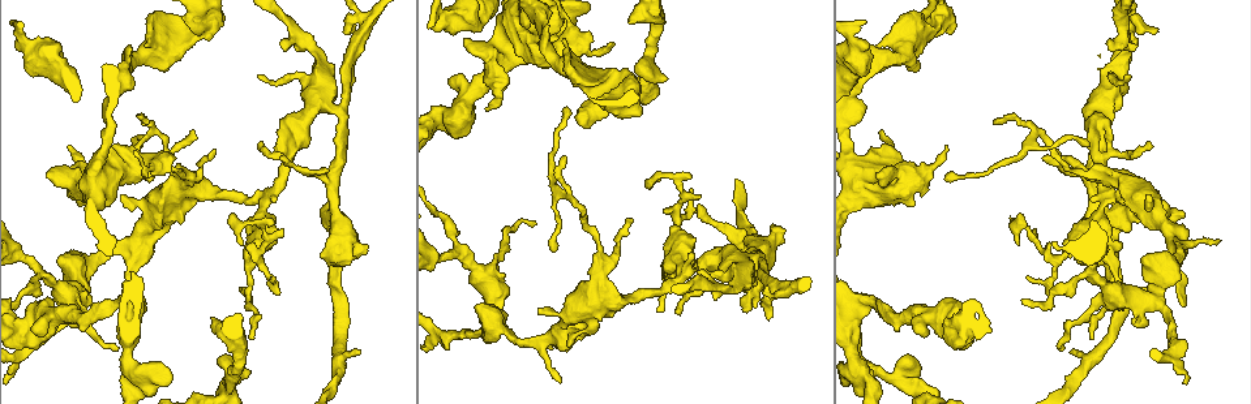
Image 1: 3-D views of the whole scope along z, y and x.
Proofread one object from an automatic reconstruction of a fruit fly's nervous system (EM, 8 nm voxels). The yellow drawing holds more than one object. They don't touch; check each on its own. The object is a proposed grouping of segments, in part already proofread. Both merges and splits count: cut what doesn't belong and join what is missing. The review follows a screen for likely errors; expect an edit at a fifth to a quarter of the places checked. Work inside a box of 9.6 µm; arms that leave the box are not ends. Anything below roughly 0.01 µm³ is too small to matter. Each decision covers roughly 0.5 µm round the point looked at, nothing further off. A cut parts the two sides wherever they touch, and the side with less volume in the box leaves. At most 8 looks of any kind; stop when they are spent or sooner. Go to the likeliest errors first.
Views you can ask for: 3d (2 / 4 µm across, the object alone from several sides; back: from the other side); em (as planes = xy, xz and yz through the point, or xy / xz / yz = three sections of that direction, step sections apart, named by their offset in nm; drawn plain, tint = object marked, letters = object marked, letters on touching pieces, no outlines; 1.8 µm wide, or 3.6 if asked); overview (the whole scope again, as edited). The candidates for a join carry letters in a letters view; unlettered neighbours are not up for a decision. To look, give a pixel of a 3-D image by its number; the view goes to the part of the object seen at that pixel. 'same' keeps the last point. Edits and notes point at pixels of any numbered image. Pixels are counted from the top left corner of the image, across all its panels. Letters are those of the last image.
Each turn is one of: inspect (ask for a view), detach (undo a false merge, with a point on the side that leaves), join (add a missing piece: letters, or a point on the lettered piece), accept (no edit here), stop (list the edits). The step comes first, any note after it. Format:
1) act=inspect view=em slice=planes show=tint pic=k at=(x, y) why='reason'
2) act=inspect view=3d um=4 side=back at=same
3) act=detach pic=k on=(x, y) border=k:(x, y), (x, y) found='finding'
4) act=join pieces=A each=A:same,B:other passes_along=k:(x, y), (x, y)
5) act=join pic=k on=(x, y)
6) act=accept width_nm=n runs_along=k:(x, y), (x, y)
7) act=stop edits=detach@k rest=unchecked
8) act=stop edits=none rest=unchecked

act=inspect view=3d um=4 side=back pic=1 at=(323, 104) why='sharp bend'

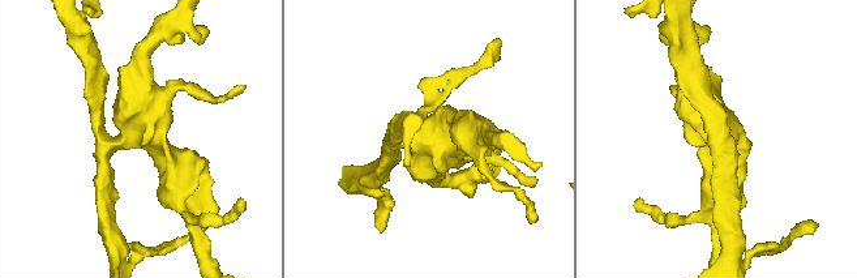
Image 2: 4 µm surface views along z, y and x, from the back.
act=inspect view=em um=3.6 slice=yz step=8 show=tint pic=2 at=(136, 130) why='shape alone is not enough'

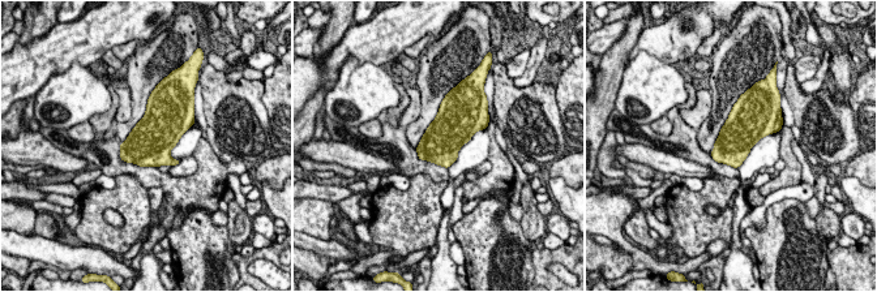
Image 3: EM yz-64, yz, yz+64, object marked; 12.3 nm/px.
act=inspect view=em um=3.6 slice=planes show=letters at=same

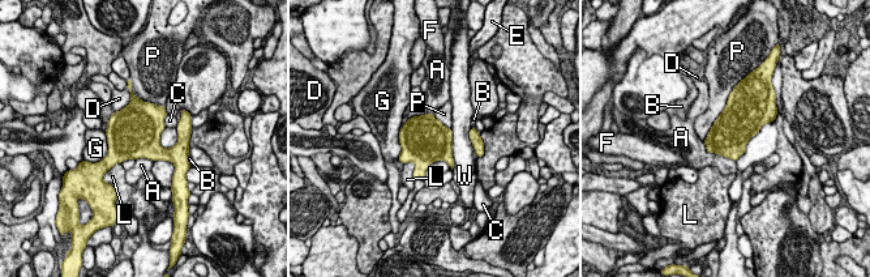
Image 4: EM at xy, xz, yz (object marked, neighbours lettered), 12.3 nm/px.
act=accept each=A:other,B:other,C:other,D:other,E:other,F:other,G:other,L:other,P:other,W:other border=4:(729, 94), (723, 111), (703, 141) found='one neuron here'

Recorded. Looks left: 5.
act=inspect view=em um=3.6 slice=planes show=letters pic=1 at=(524, 47) why='sudden change in width'

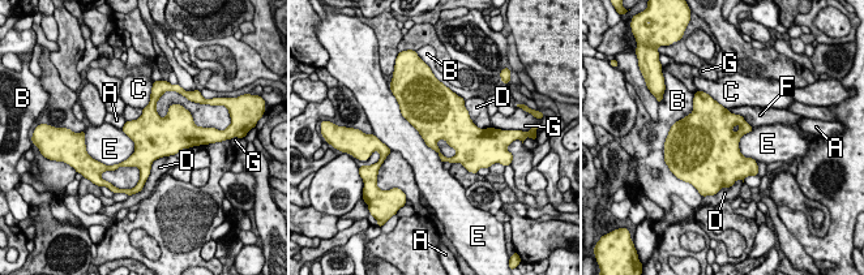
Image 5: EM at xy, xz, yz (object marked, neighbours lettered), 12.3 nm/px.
act=accept each=A:other,B:other,C:other,D:other,E:other,F:other,G:other border=5:(400, 108), (443, 163) found='all the same neuron'

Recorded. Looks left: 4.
act=inspect view=3d um=4 side=back pic=1 at=(1157, 28) why='free end'

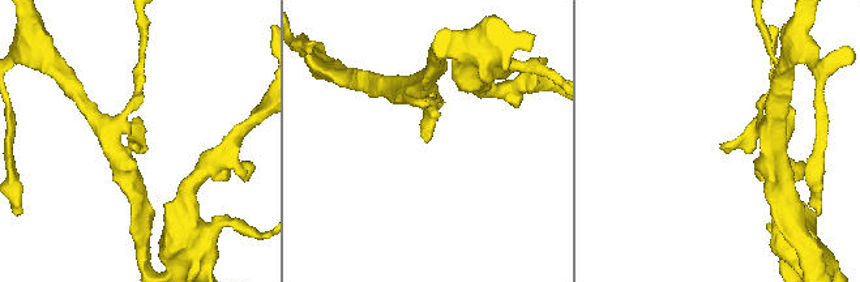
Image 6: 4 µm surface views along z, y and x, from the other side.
act=inspect view=em um=3.6 slice=planes show=letters pic=6 at=(427, 142)

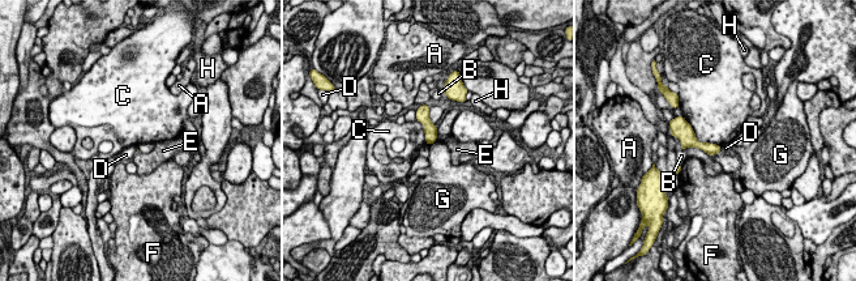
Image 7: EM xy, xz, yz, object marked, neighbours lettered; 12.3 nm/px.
act=accept longest_contact=C:550nm each=A:other,B:other,C:other,D:other,E:other,F:other,G:other,H:other border=7:(719, 147), (720, 152) found='none of them fits'

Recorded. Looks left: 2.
act=stop edits=none rest=unchecked

